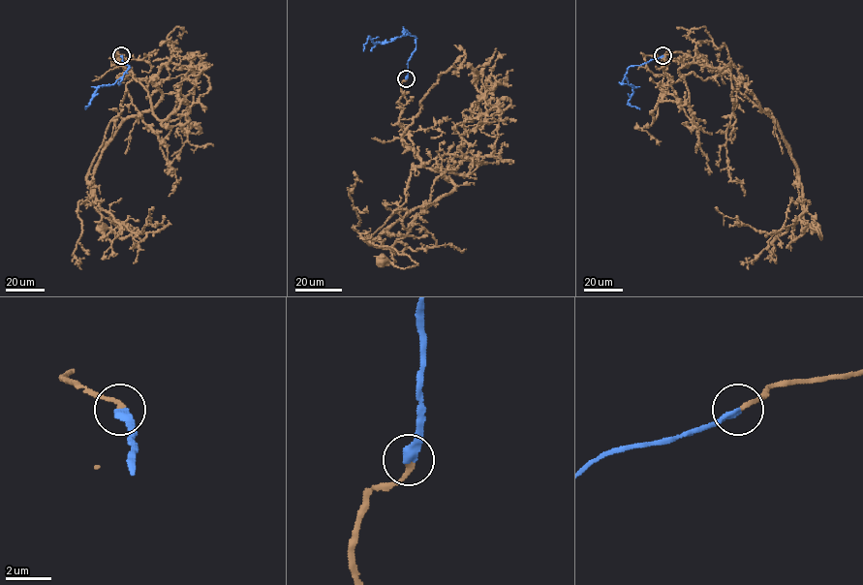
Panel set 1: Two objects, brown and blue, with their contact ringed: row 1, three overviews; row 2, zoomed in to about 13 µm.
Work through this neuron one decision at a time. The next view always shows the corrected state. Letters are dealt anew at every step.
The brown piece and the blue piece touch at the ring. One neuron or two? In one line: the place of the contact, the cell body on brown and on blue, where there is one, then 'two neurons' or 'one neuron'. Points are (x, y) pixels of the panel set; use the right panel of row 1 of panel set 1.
at (662, 55); cell body of brown at (815, 227); no cell body on blue; one neuron

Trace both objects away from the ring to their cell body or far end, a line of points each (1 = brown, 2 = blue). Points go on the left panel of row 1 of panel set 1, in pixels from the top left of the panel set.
1: (121, 55), (114, 53), (133, 78), (85, 178), (96, 210), (131, 232), (118, 237), (99, 227)
2: (121, 55), (129, 67), (112, 84), (100, 85), (85, 108)

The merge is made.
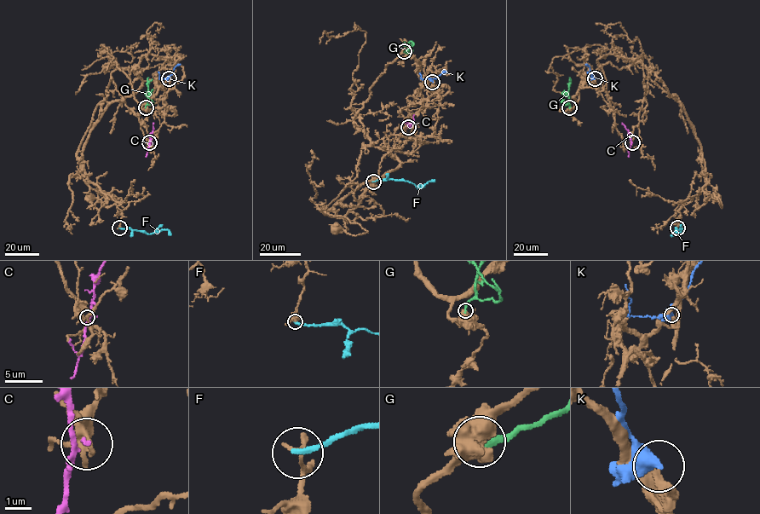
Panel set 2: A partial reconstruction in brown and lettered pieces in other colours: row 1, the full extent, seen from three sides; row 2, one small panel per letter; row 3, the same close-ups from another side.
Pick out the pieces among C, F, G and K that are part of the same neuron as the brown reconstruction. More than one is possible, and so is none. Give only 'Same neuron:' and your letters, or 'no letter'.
Same neuron: no letter

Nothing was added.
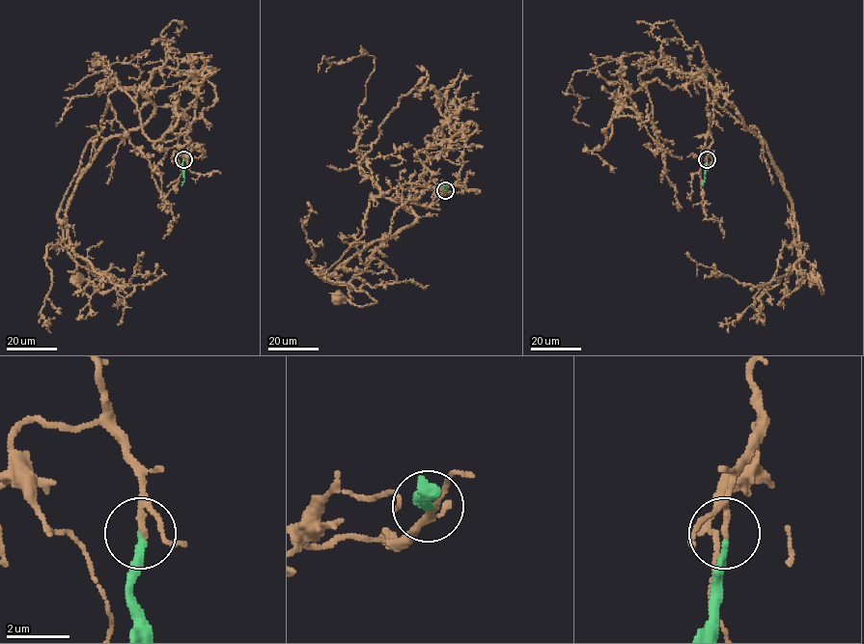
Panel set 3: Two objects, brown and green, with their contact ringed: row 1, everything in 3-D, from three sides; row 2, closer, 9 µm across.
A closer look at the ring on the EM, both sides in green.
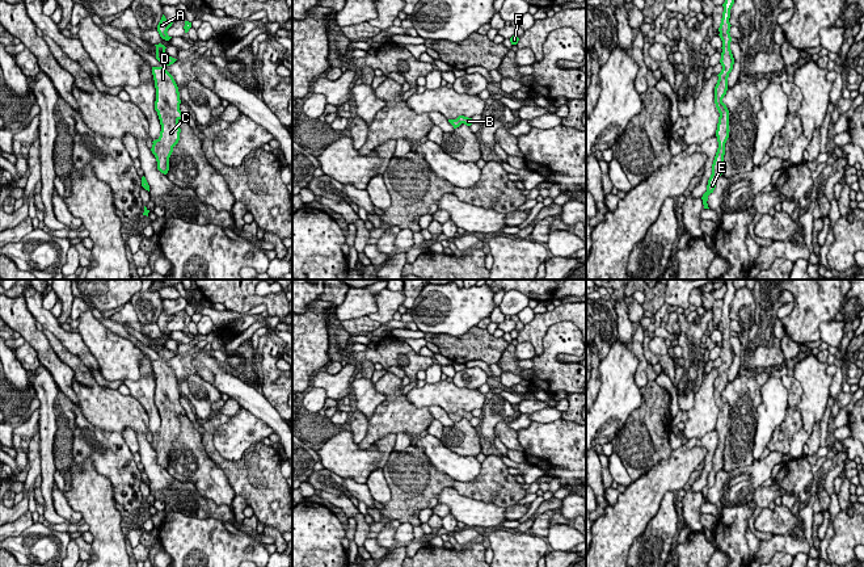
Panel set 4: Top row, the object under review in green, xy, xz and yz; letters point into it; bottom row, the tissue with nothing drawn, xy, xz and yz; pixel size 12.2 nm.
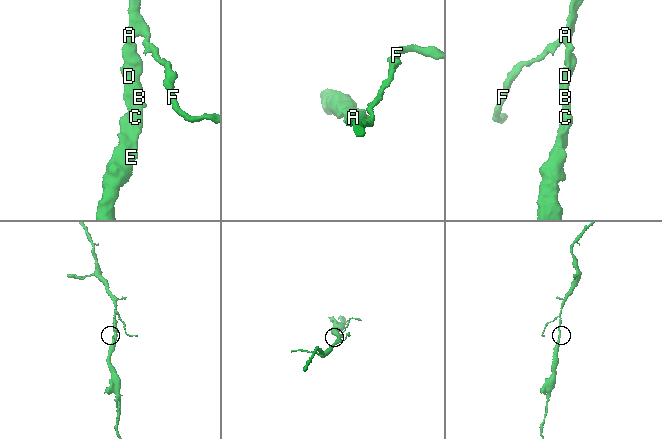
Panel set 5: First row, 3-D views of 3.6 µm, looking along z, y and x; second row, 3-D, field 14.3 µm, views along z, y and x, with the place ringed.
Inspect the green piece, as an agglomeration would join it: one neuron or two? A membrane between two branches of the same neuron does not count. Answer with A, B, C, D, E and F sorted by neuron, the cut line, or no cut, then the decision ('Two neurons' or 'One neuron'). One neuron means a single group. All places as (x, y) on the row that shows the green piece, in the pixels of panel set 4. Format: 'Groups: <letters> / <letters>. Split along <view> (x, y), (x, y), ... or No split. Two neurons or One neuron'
Groups: A B C D E F. No split. One neuron

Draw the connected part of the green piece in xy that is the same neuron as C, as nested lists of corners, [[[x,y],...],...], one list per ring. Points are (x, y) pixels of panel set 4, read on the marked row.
[[[152,67],[156,88],[155,110],[157,112],[161,131],[160,136],[152,143],[152,154],[157,161],[157,169],[167,175],[169,171],[169,158],[173,147],[180,140],[180,119],[185,116],[180,110],[180,92],[173,76],[163,67]]]

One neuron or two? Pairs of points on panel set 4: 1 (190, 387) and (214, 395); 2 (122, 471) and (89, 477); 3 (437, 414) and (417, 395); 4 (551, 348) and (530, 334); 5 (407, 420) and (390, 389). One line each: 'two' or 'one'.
1: one
2: two
3: two
4: two
5: one

